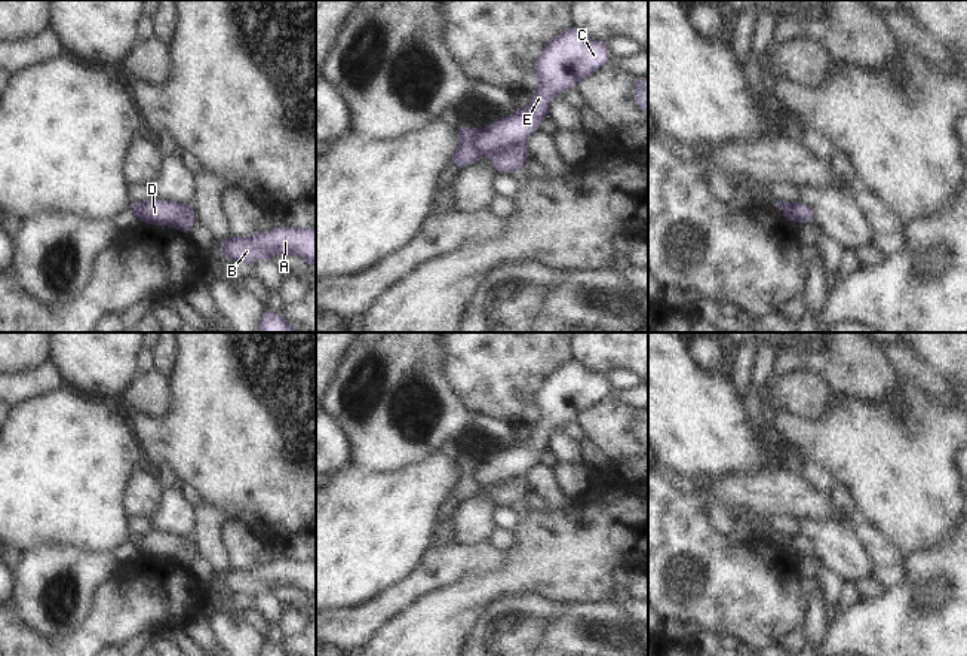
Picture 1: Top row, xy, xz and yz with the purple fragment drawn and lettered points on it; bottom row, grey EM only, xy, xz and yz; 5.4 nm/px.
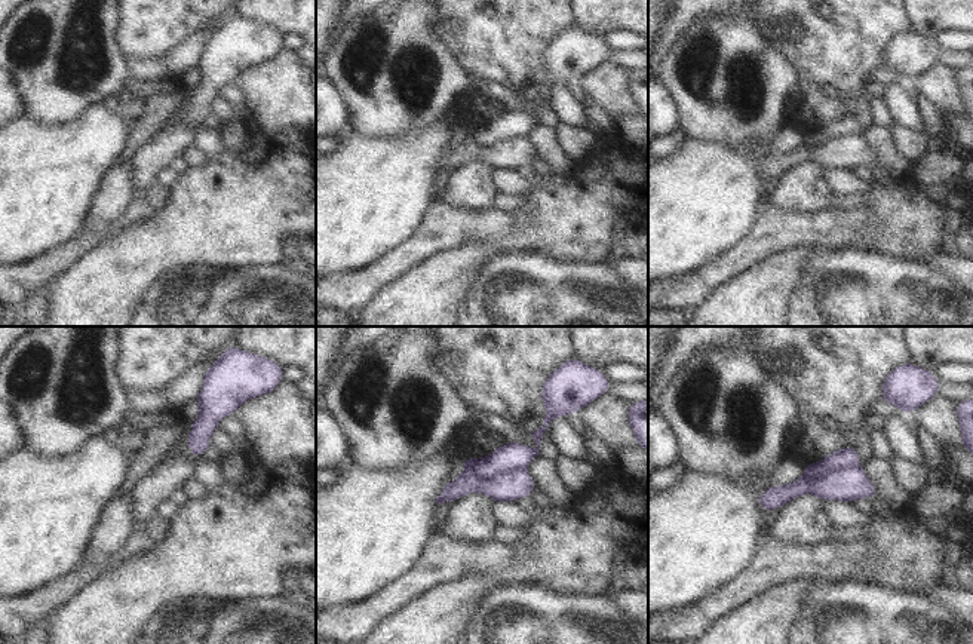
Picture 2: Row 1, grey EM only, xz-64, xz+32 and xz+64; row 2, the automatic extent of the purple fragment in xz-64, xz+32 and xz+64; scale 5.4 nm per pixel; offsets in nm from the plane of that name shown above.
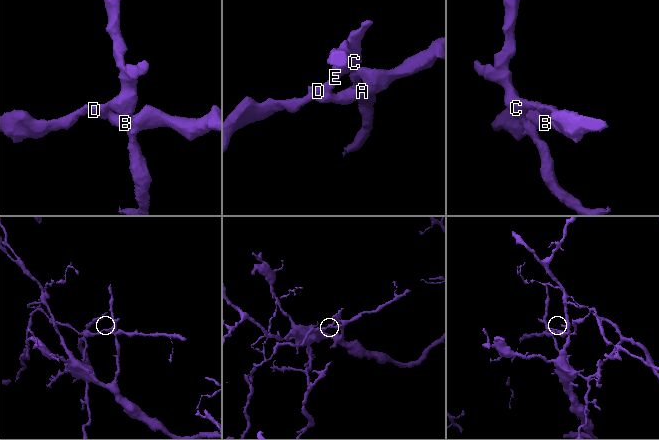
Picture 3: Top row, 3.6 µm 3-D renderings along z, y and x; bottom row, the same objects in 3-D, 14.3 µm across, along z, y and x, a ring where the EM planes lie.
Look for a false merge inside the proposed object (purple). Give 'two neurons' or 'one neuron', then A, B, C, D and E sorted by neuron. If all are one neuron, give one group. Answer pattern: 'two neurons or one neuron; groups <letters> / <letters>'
two neurons; groups A B / C D E

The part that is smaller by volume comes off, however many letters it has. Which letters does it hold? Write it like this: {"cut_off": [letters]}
{"cut_off": ["A", "B"]}

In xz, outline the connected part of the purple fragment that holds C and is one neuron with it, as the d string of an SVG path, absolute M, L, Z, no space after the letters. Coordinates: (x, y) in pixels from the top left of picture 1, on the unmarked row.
M574 359L565 361L537 389L532 405L540 417L529 436L478 462L473 473L478 485L524 478L527 470L538 463L538 457L547 448L547 439L556 427L575 420L580 411L608 398L610 393L607 374L592 373Z

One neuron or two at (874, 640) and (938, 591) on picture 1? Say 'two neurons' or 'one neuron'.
one neuron

